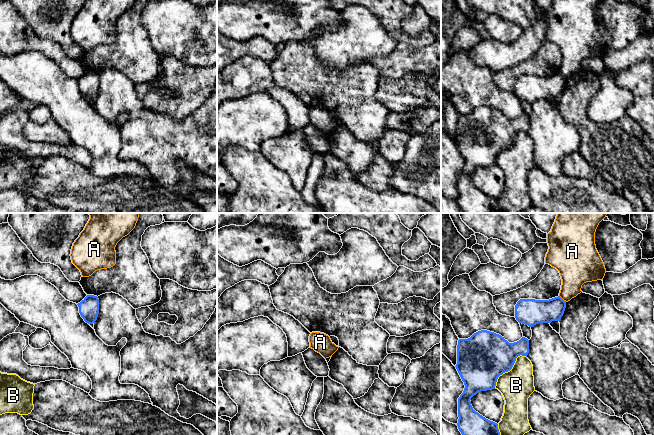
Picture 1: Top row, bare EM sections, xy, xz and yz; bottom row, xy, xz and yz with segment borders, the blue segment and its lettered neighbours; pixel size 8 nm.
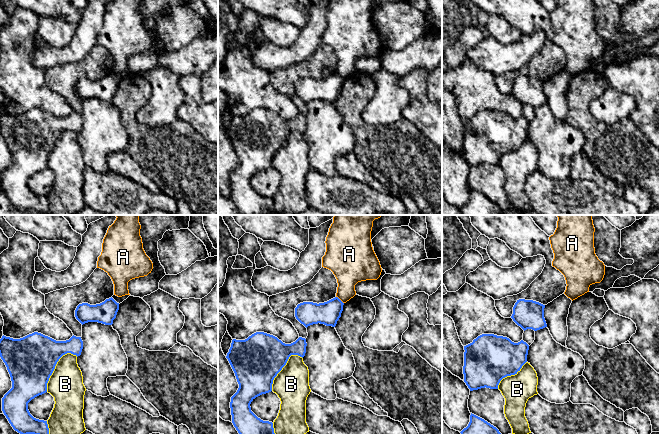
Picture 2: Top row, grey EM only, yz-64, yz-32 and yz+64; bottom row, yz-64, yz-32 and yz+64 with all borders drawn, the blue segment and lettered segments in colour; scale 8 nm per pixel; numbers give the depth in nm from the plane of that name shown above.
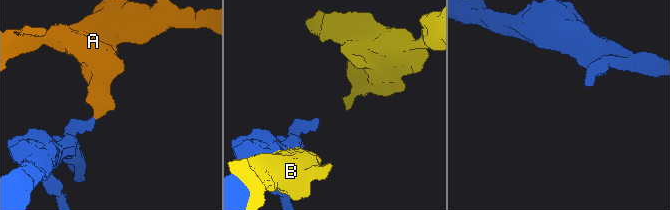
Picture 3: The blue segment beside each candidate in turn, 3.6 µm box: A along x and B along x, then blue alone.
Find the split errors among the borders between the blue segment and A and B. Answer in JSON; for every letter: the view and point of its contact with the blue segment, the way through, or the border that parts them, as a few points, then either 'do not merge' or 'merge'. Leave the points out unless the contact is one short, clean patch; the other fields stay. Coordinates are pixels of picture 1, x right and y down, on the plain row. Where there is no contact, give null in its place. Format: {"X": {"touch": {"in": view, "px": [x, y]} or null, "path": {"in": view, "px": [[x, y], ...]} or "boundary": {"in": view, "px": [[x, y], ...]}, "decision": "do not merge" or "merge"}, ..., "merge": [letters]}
{"A": {"touch": {"in": "yz", "px": [562, 75]}, "boundary": {"in": "yz", "px": [[559, 71], [566, 77]]}, "decision": "do not merge"}, "B": {"touch": {"in": "yz", "px": [509, 146]}, "decision": "do not merge"}, "merge": []}

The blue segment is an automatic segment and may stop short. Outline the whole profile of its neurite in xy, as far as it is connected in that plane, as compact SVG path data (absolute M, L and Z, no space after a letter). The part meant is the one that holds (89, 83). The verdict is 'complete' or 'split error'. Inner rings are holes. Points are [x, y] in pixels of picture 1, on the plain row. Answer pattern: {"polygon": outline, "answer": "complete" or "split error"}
{"polygon": "M87 71L80 79L79 89L84 97L88 100L93 100L97 96L99 90L99 75L94 71Z", "answer": "complete"}

